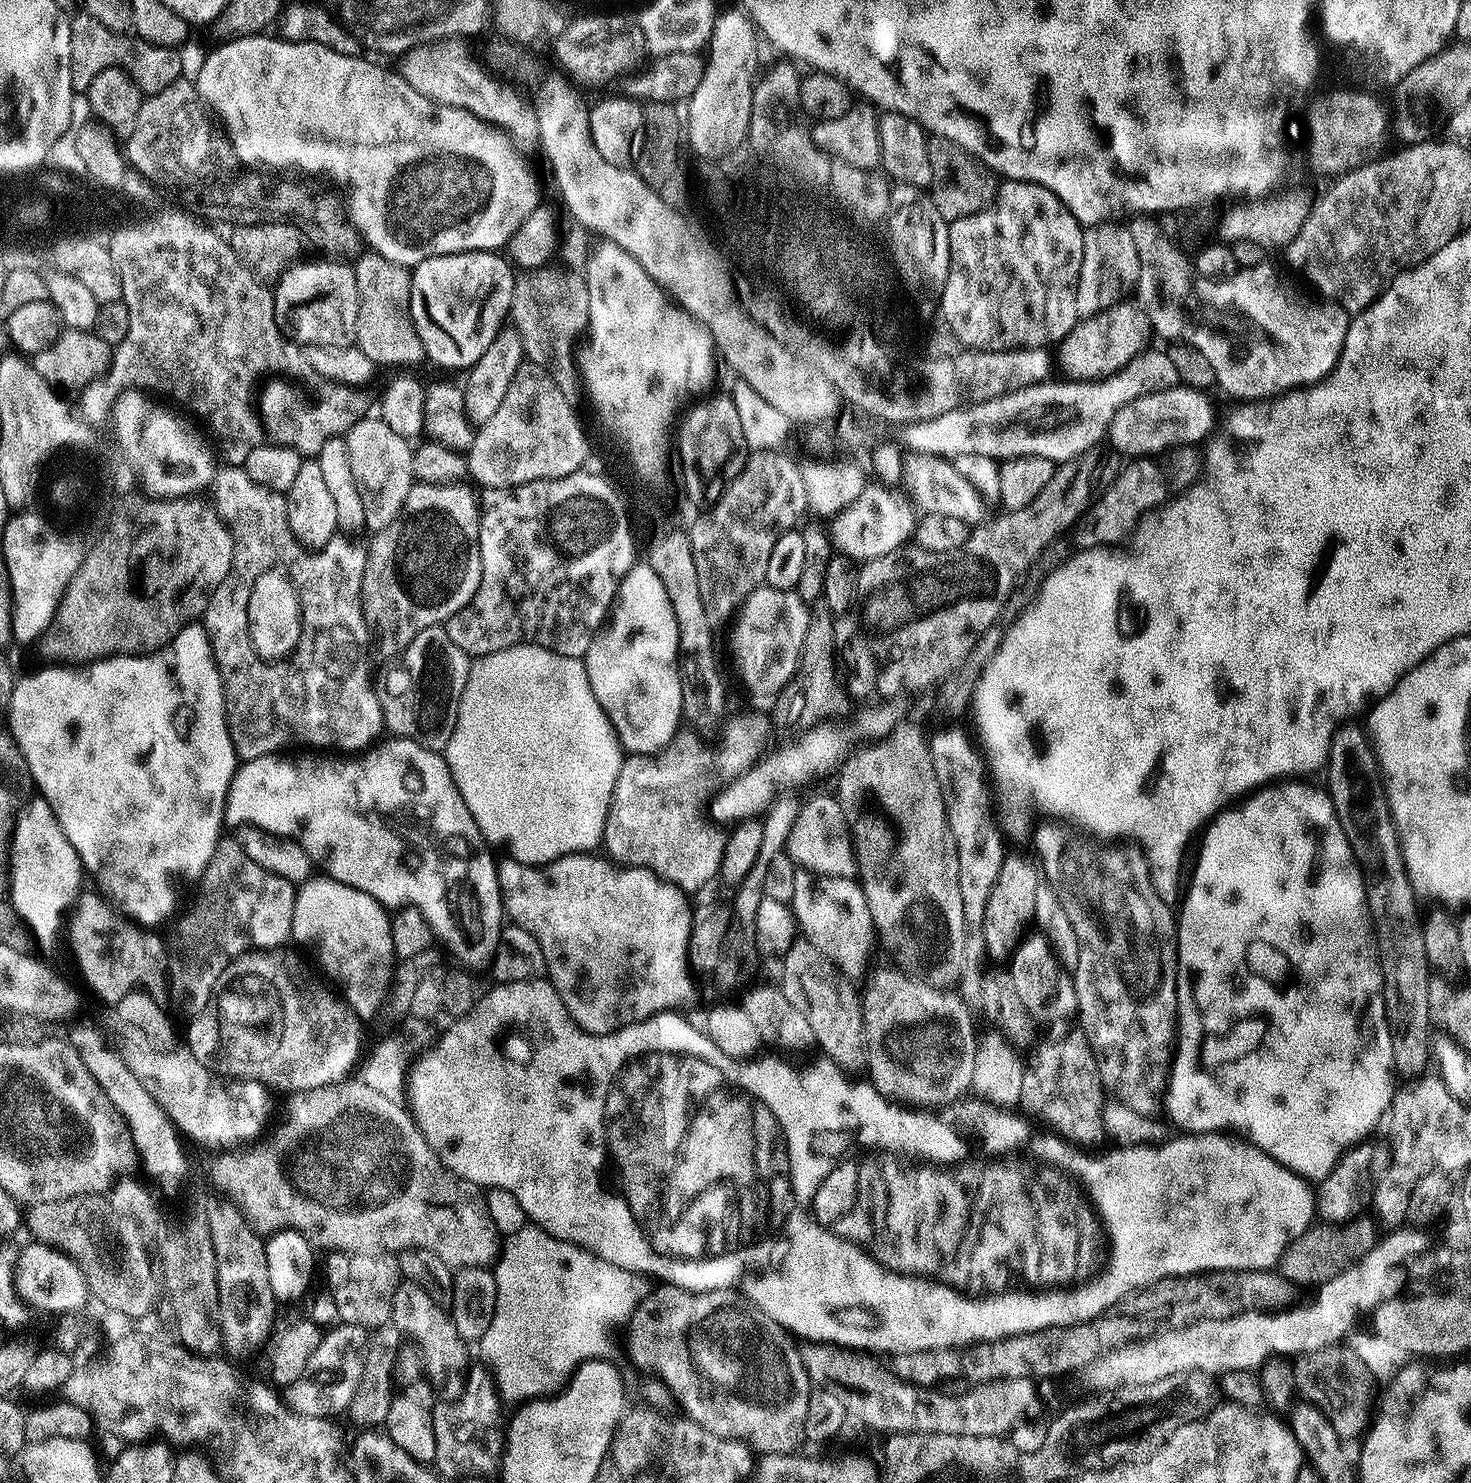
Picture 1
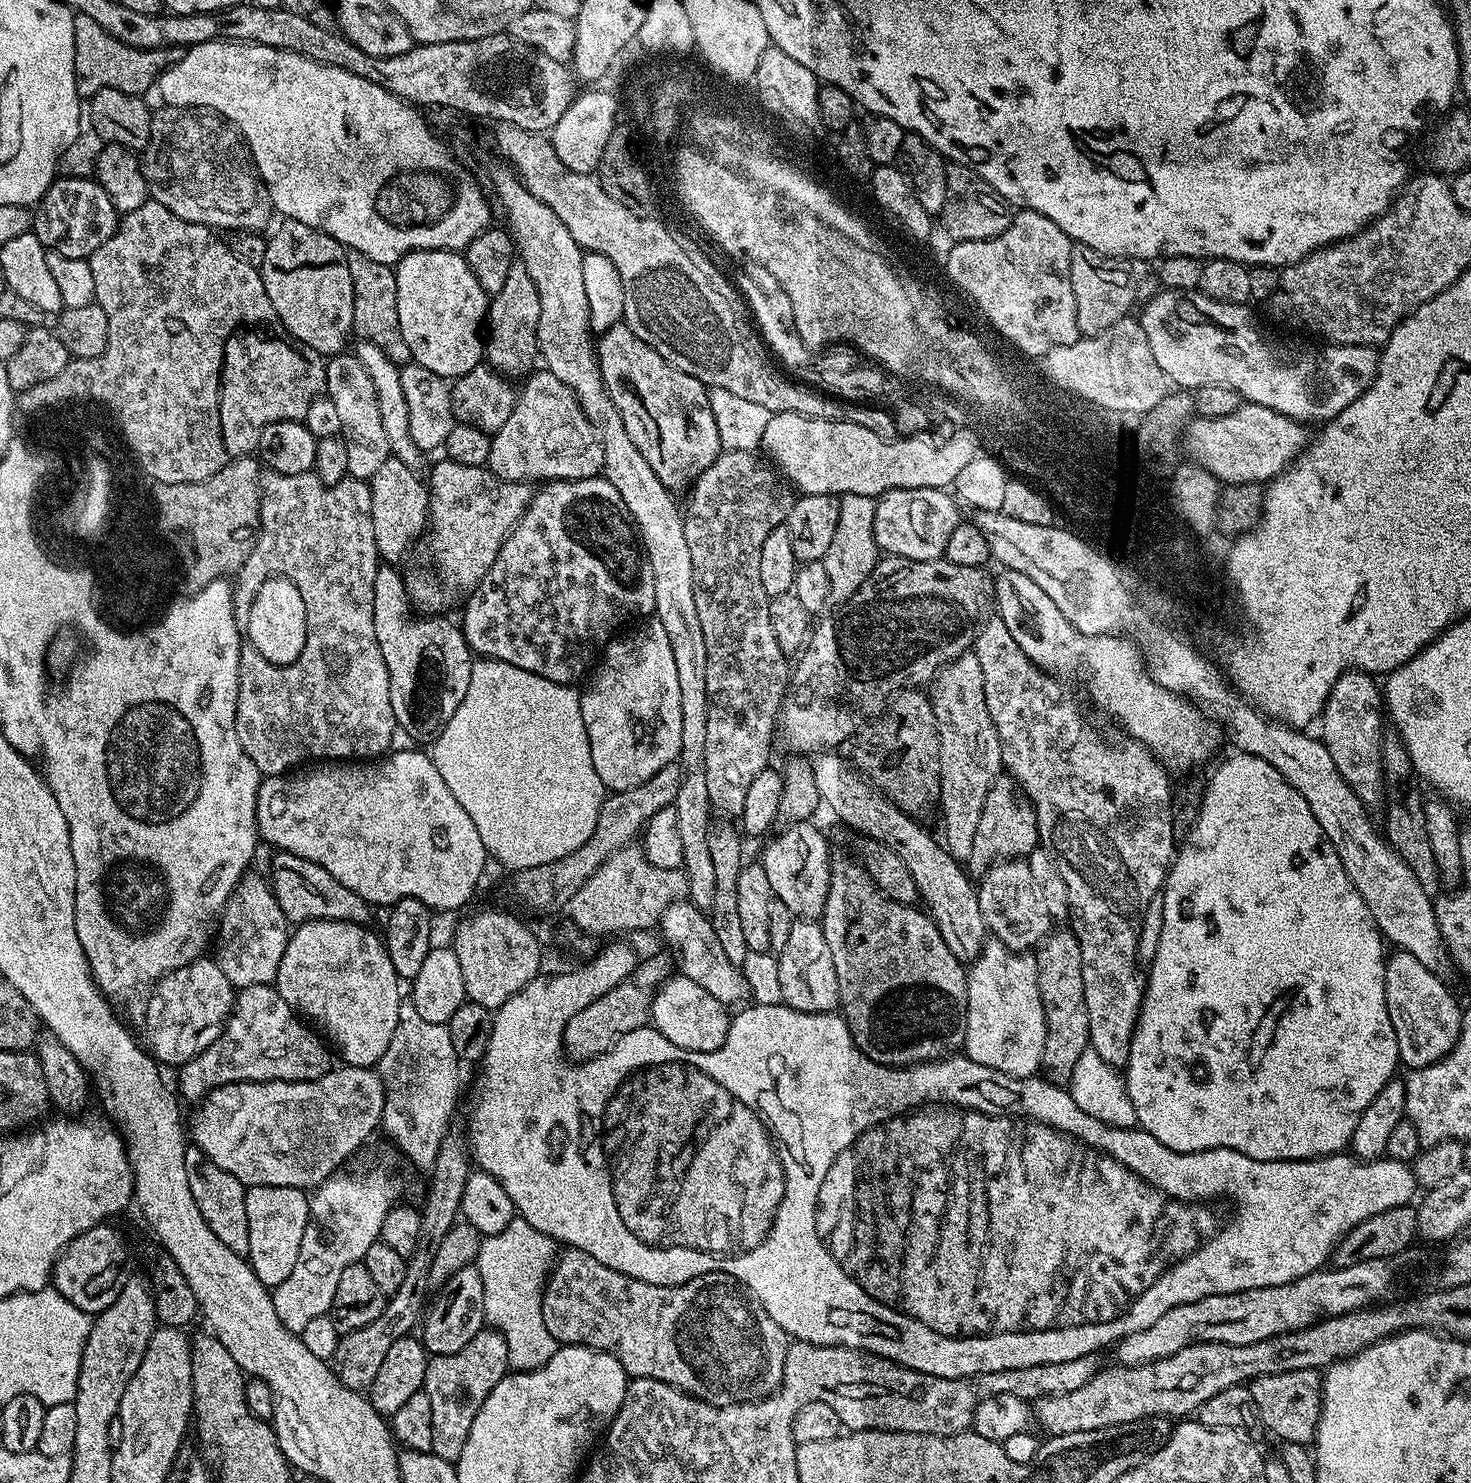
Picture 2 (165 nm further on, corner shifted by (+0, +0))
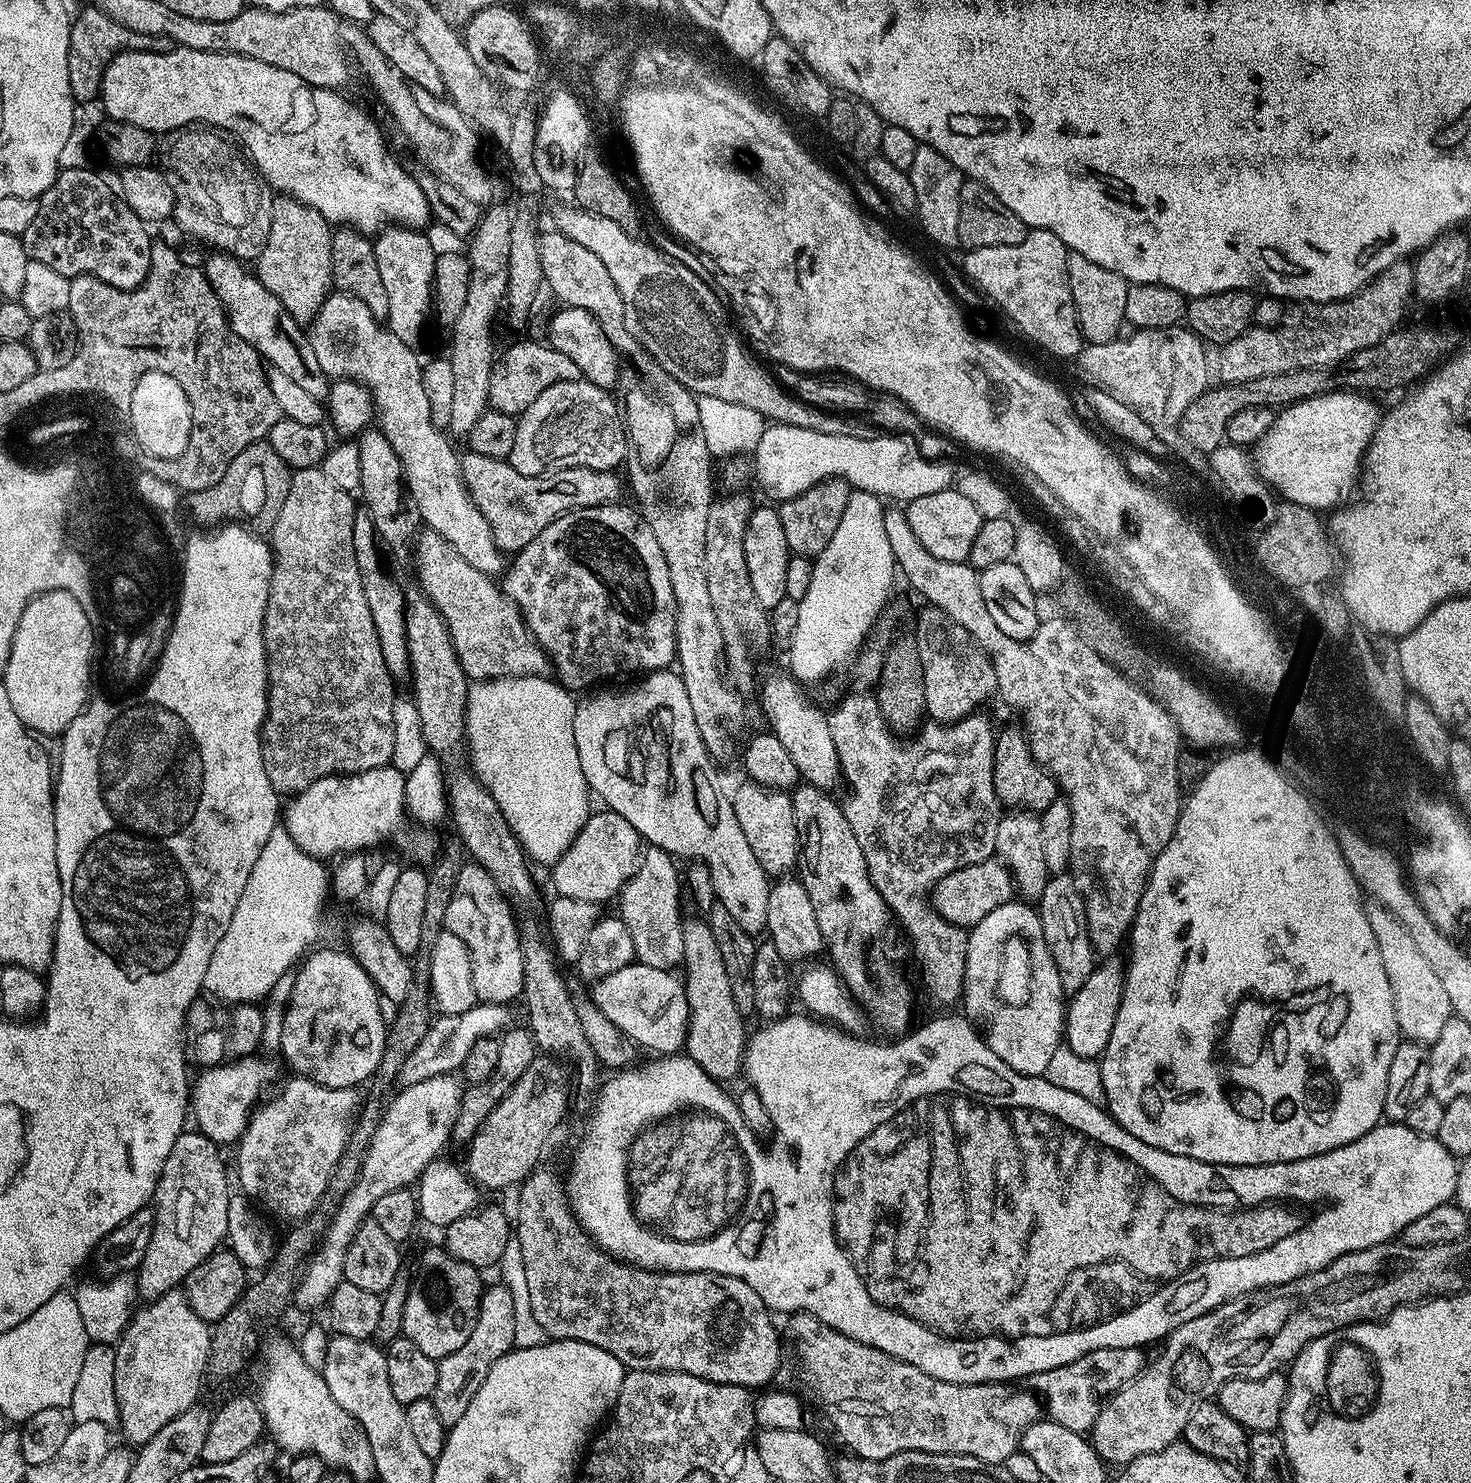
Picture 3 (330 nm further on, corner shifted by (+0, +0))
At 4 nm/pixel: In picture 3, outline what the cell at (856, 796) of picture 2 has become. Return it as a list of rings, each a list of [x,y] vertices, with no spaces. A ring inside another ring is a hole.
[[[787,671],[776,672],[759,685],[760,708],[768,719],[767,727],[786,746],[790,758],[794,758],[794,766],[798,766],[803,783],[813,784],[825,790],[832,790],[836,780],[841,779],[838,754],[834,750],[834,738],[830,738],[828,712],[818,705],[811,704],[804,694],[801,681]]]

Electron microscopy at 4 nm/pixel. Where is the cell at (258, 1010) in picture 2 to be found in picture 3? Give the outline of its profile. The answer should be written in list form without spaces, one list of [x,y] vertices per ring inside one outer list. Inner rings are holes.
[[[236,1058],[233,1064],[224,1062],[212,1067],[205,1067],[200,1077],[195,1077],[190,1088],[190,1112],[196,1115],[195,1127],[203,1136],[210,1138],[221,1146],[235,1145],[248,1124],[249,1116],[256,1108],[258,1101],[265,1095],[264,1087],[276,1076],[276,1068],[268,1060],[252,1060],[253,1058]]]

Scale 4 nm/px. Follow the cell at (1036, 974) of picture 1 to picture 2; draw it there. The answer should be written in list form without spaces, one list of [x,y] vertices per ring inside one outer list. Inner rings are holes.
[[[1013,858],[993,864],[979,881],[976,897],[989,933],[1013,952],[1027,953],[1035,949],[1053,927],[1054,921],[1044,905],[1042,890],[1038,882],[1034,882],[1034,874],[1030,874],[1030,866],[1023,859]]]

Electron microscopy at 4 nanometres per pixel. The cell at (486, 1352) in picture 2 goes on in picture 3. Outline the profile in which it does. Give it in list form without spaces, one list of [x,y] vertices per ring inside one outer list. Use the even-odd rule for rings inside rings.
[[[495,1282],[480,1293],[480,1313],[474,1322],[474,1330],[470,1330],[470,1338],[459,1350],[454,1350],[436,1365],[438,1382],[430,1397],[434,1410],[438,1410],[438,1418],[442,1418],[442,1426],[452,1428],[466,1414],[474,1394],[478,1394],[478,1386],[486,1382],[486,1374],[490,1374],[490,1366],[498,1362],[514,1347],[514,1294],[503,1282]]]

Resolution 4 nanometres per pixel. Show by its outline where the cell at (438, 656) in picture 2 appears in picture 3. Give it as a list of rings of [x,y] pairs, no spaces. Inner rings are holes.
[[[366,510],[357,511],[354,518],[354,554],[358,558],[358,566],[362,574],[362,590],[366,590],[366,602],[370,606],[370,615],[374,618],[374,630],[378,630],[378,642],[382,646],[382,658],[386,662],[386,670],[394,678],[407,677],[408,639],[404,625],[404,594],[396,580],[380,565],[380,556],[376,553],[378,537],[376,527],[372,524],[372,515]]]

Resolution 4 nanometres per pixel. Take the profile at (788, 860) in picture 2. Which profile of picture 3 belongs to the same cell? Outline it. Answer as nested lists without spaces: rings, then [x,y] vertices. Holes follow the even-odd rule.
[[[744,782],[744,785],[730,797],[730,803],[738,818],[738,826],[742,826],[742,834],[746,834],[746,842],[750,842],[750,850],[754,850],[754,858],[758,858],[762,870],[772,878],[780,878],[791,873],[788,871],[797,867],[798,857],[802,852],[802,833],[796,825],[791,795],[784,790],[765,788],[763,784]]]

